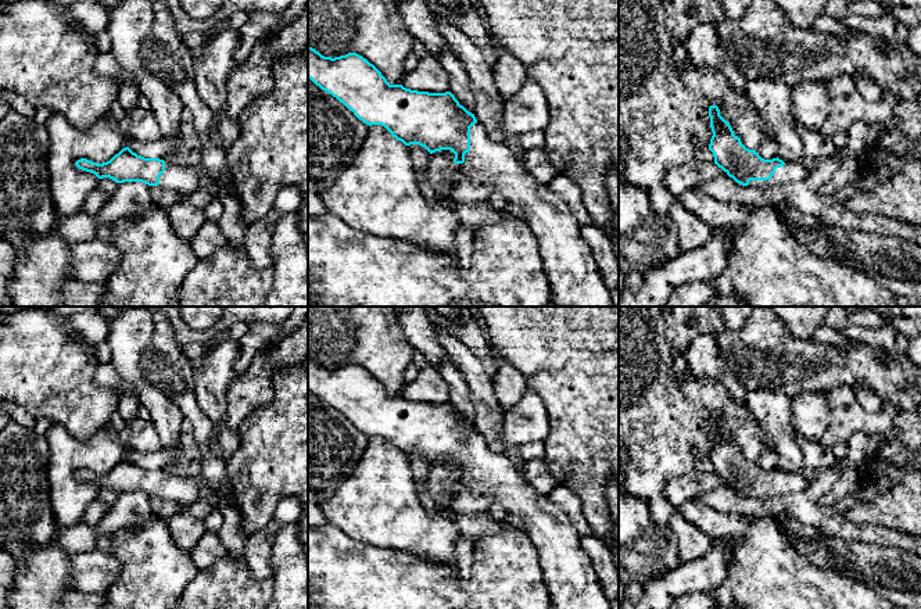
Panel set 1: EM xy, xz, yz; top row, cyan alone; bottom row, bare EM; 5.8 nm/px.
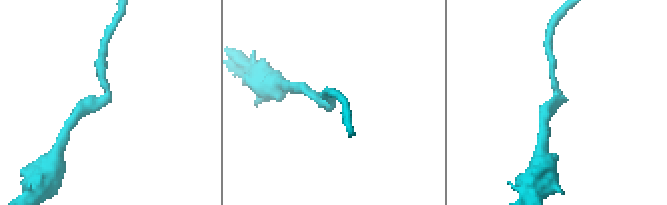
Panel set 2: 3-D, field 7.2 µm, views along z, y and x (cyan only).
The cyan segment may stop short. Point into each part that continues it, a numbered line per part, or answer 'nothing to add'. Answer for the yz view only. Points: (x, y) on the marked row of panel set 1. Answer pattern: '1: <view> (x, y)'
1: yz (791, 172)

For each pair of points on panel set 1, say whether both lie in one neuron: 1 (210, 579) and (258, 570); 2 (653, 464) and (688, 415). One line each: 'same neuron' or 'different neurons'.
1: different neurons
2: same neuron

